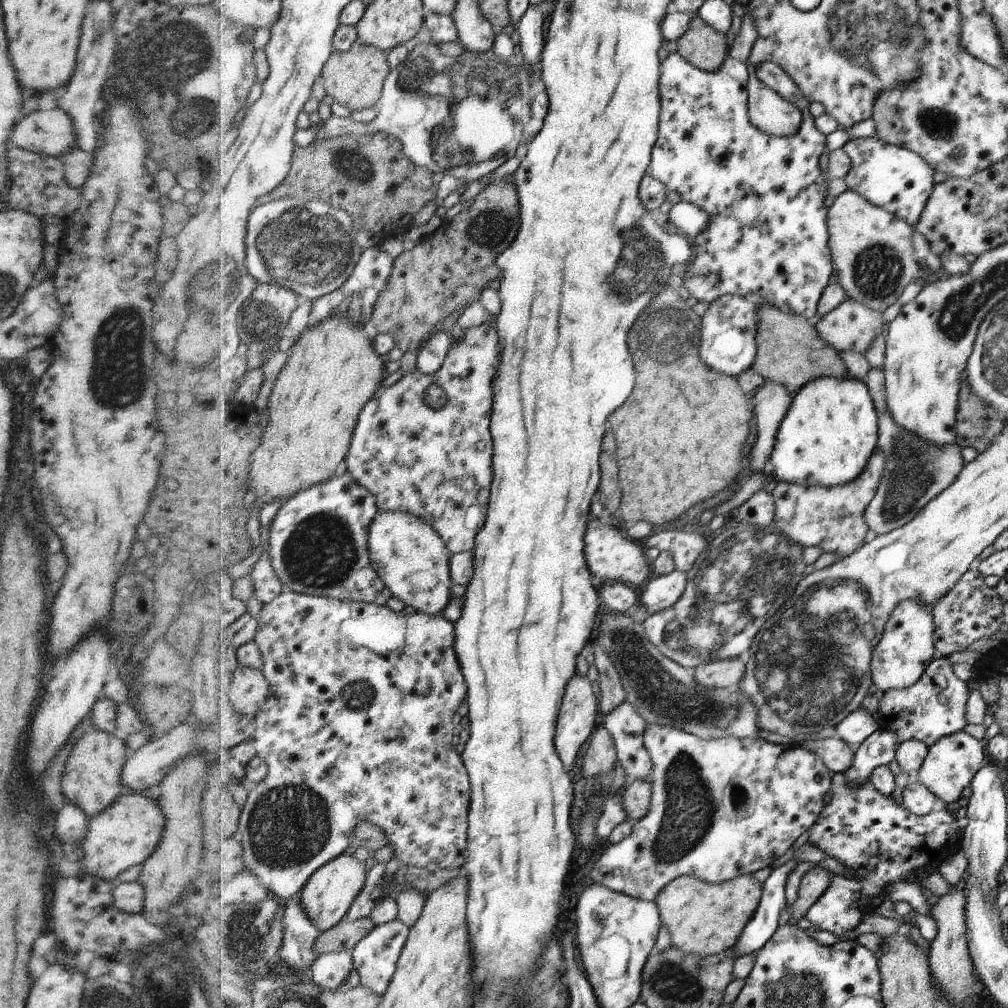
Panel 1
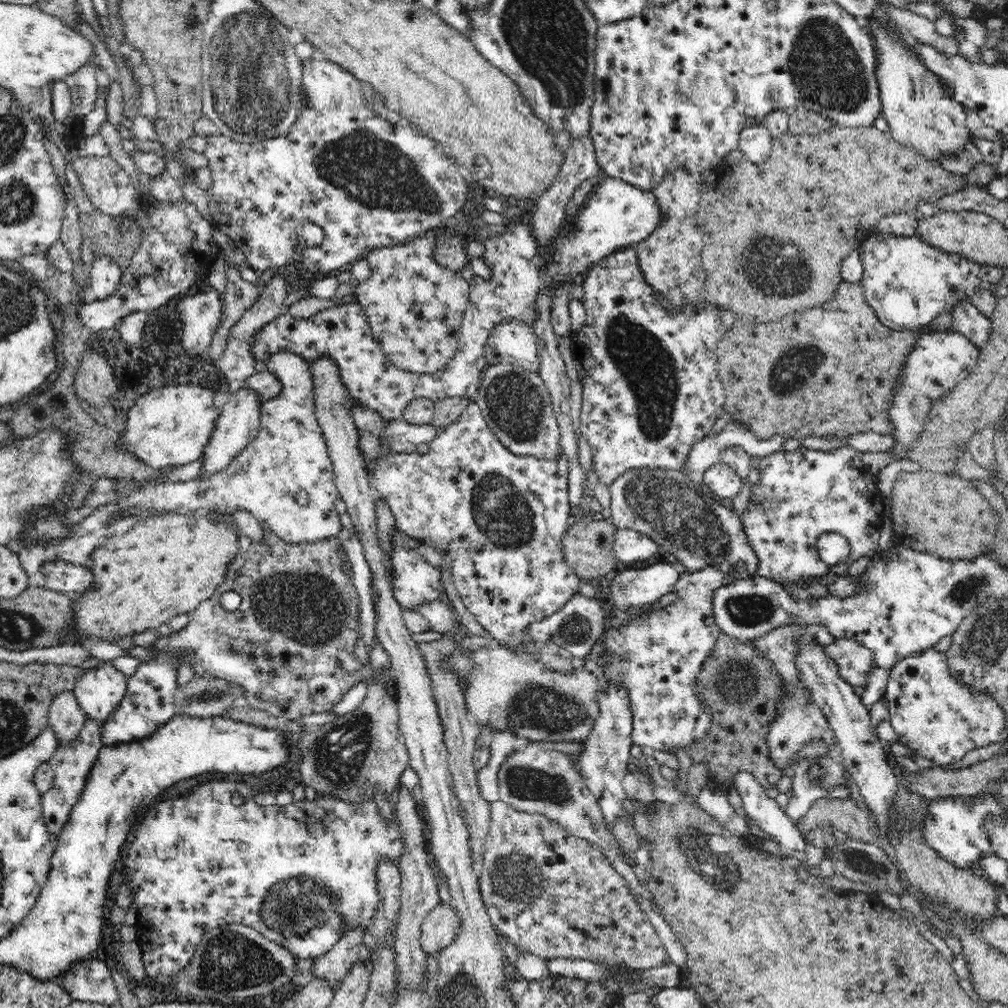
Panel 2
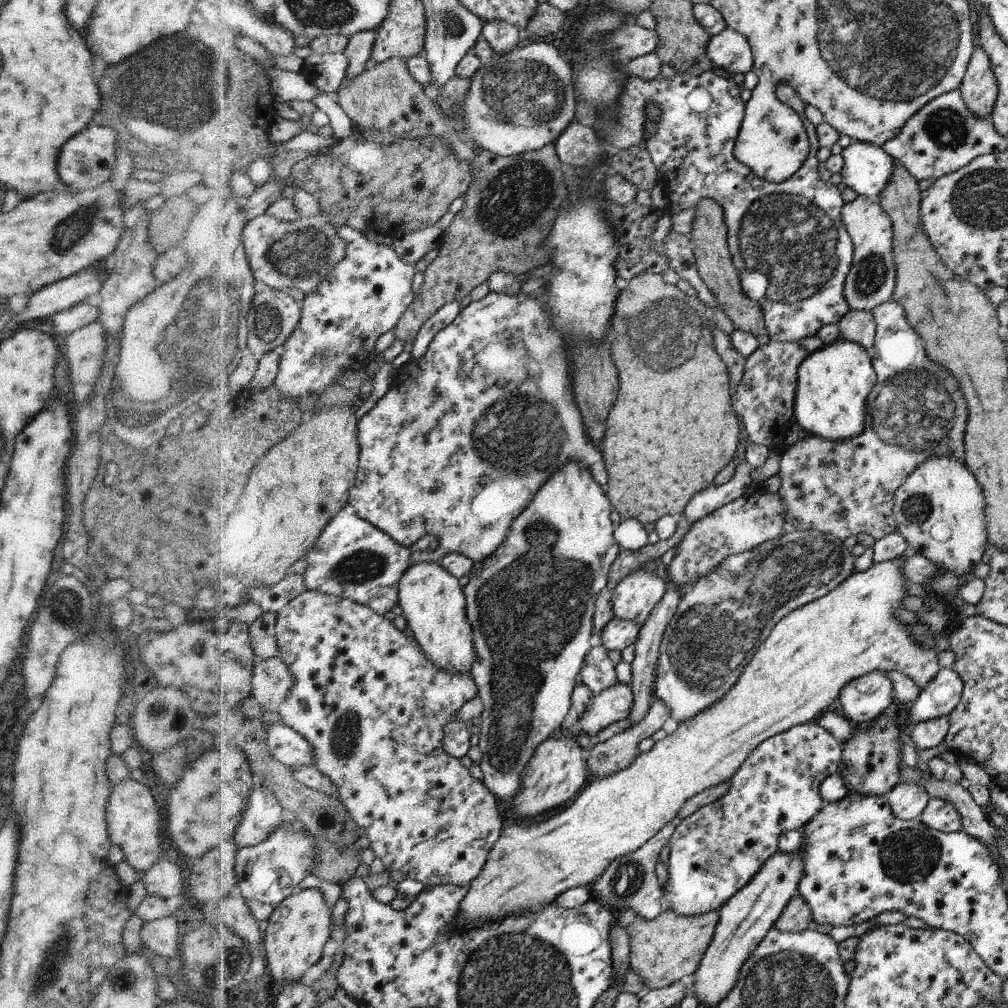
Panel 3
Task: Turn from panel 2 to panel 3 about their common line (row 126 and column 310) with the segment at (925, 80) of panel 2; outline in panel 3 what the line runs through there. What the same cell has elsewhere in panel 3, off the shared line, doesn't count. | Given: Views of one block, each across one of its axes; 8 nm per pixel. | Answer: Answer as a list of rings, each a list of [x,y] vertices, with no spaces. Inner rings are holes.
[[[319,888],[296,892],[286,899],[266,925],[265,964],[271,970],[270,981],[300,983],[310,968],[314,968],[328,951],[326,944],[332,936],[332,910]]]

